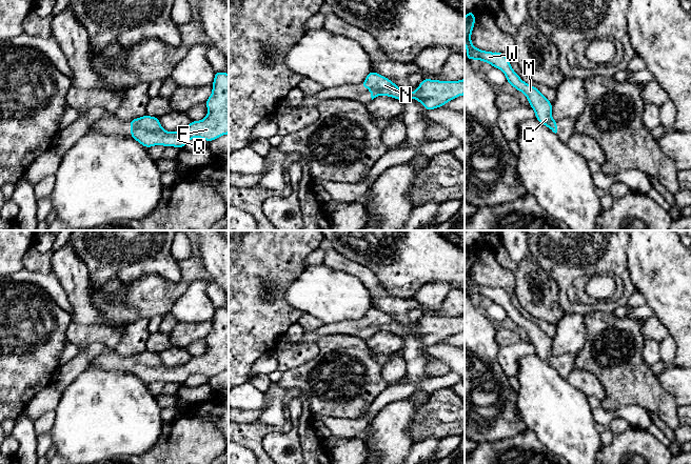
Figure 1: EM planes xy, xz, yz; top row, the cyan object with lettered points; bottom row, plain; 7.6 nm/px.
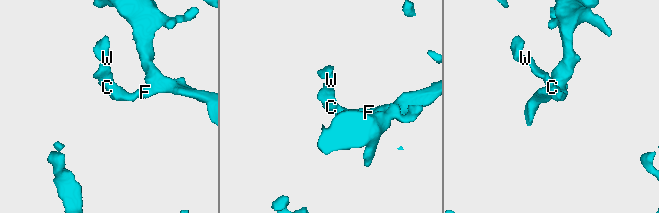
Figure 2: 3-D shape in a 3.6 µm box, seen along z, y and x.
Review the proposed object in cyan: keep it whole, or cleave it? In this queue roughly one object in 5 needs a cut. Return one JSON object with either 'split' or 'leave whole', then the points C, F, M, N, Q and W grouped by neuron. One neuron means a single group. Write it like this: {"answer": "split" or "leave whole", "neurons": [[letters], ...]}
{"answer": "leave whole", "neurons": [["C", "F", "M", "N", "Q", "W"]]}

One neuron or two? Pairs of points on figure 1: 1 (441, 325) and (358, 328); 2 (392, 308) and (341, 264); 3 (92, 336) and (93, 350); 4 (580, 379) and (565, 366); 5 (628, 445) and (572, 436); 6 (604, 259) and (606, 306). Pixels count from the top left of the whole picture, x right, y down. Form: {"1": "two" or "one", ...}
{"1": "one", "2": "one", "3": "two", "4": "two", "5": "two", "6": "one"}

